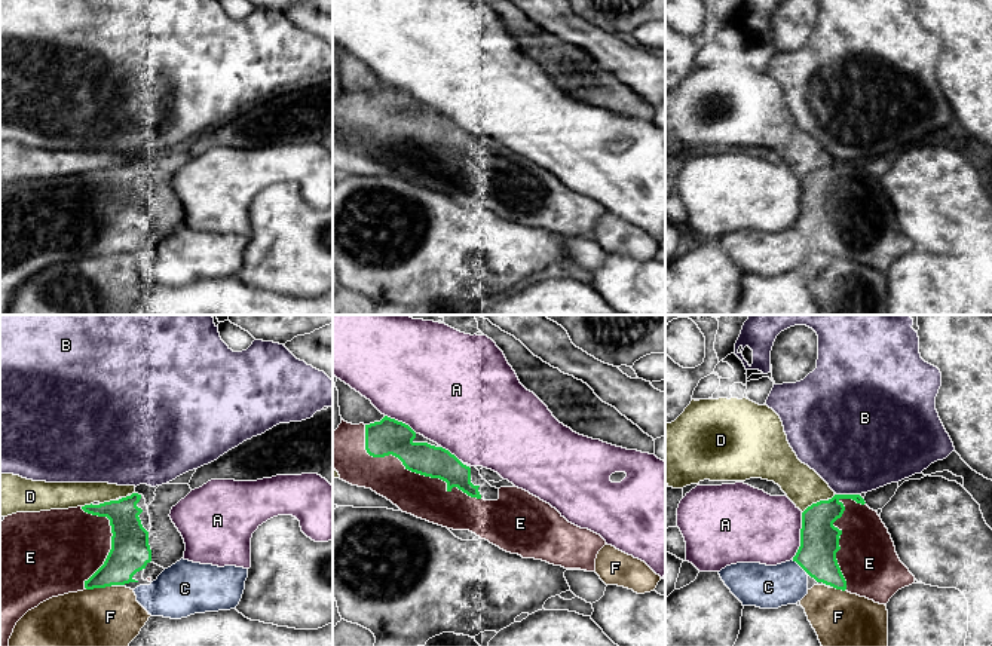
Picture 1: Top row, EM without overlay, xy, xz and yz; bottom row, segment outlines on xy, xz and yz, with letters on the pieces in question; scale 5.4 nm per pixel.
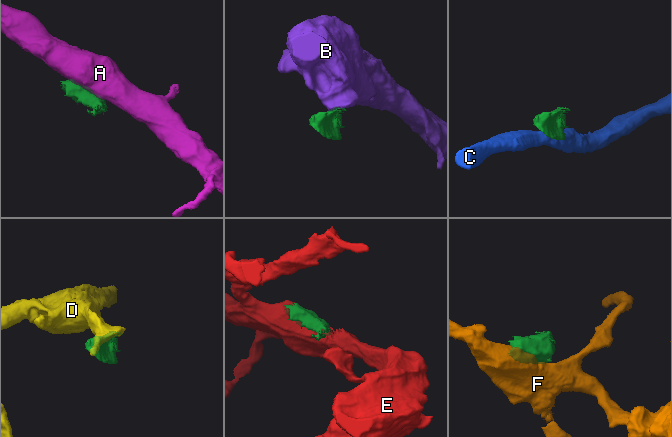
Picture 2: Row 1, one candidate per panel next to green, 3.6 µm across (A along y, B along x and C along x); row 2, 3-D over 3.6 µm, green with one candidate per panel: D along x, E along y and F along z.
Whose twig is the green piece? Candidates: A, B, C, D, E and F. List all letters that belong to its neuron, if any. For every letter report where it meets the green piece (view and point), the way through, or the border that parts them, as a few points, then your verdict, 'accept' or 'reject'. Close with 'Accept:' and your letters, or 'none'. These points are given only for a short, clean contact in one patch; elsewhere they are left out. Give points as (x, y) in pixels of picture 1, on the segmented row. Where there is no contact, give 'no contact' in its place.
A: contact yz (801, 536); reject
B: contact yz (848, 495); reject
C: contact yz (799, 565); border yz (792, 560), (807, 572); reject
D: contact yz (814, 504); reject
E: contact xz (413, 471); accept
F: contact xy (98, 587); reject
Accept: E

